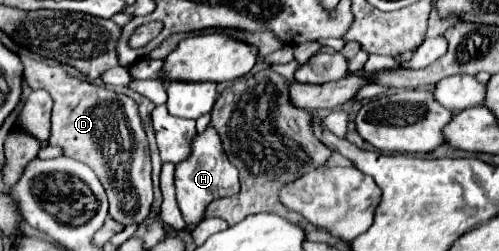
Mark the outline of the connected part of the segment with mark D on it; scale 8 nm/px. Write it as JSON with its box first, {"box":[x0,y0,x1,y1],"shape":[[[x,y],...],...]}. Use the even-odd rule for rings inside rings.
{"box":[22,56,152,226],"shape":[[[22,56],[24,80],[28,86],[32,90],[46,90],[54,100],[50,146],[60,146],[64,156],[80,160],[94,170],[108,194],[110,218],[124,226],[142,224],[152,208],[152,168],[148,138],[136,102],[124,94],[66,74],[62,65],[55,61],[44,64]],[[68,102],[76,104],[70,104],[68,108]]]}

